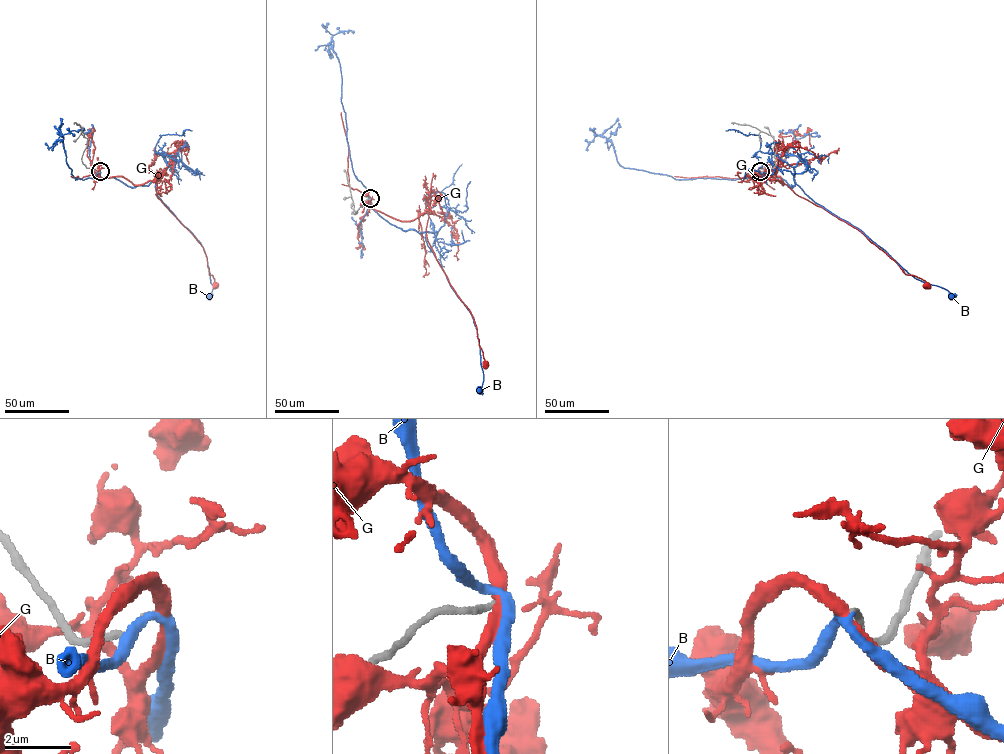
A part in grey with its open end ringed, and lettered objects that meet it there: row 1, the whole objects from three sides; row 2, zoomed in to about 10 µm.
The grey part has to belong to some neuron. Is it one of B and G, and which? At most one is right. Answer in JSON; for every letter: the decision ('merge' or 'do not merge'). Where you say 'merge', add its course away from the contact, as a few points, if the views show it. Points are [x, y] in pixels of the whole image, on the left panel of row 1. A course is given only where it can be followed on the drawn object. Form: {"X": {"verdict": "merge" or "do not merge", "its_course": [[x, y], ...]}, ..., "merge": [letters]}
{"B": {"verdict": "merge", "its_course": [[100, 171], [100, 177], [114, 177], [133, 187], [156, 180], [157, 195], [202, 246], [213, 285], [210, 295]]}, "G": {"verdict": "do not merge"}, "merge": ["B"]}

